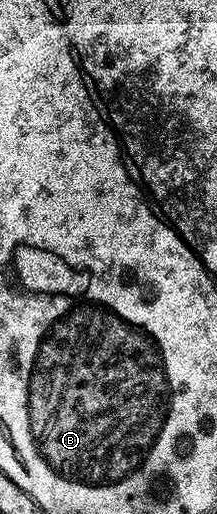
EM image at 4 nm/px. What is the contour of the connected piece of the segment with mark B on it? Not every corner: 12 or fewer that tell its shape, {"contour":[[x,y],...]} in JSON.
{"contour":[[74,295],[26,371],[34,455],[74,487],[150,463],[158,335]]}

